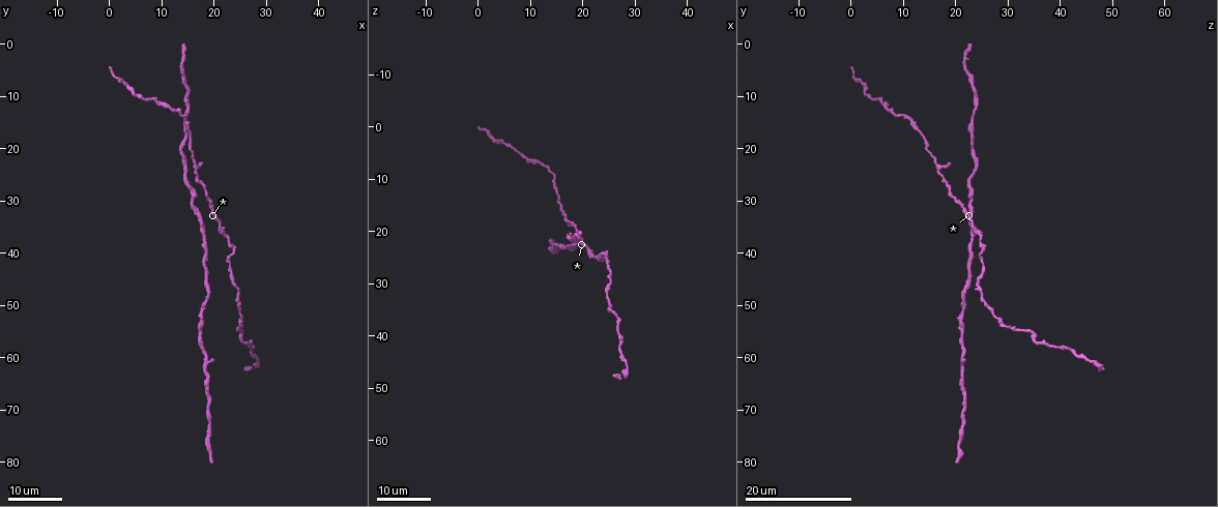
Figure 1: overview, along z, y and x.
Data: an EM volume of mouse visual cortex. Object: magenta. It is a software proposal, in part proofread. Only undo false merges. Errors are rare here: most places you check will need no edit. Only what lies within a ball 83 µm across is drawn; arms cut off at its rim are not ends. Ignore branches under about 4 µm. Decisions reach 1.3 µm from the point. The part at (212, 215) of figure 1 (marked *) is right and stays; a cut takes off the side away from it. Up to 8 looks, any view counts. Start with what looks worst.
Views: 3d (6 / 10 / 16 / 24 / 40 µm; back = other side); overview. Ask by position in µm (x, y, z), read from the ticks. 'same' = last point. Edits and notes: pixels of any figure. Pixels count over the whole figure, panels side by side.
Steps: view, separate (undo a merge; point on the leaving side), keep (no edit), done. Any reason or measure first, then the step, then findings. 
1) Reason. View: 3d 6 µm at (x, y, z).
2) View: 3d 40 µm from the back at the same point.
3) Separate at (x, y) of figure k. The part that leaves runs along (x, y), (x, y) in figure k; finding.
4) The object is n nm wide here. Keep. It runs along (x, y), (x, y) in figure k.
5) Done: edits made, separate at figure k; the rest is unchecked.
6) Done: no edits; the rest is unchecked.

Thick turns thin. View: 3d 16 µm at (23.5, 39.5, 25.5).

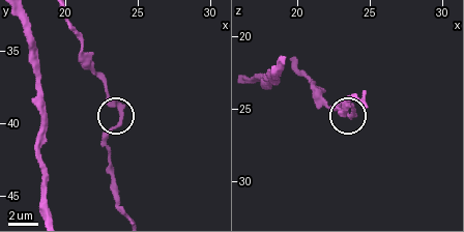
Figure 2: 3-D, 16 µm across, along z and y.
View: 3d 10 µm at (23.8, 39.4, 25.2).

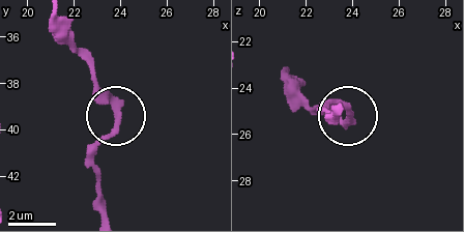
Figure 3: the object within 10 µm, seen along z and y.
Keep. All the same neuron.

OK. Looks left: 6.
Thick turns thin. View: 3d 16 µm at (25.5, 54.5, 33.5).

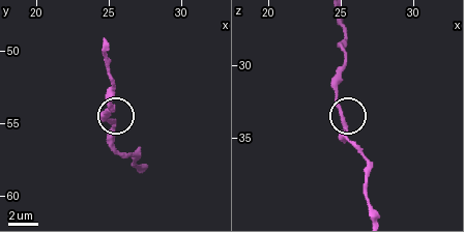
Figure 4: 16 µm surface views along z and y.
View: 3d 6 µm at (25.2, 54.8, 33.8).

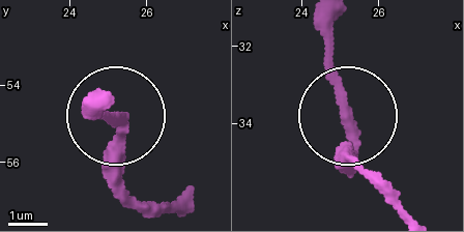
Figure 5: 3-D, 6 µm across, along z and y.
Keep. All the same neuron.

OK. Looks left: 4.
Thick turns thin. View: 3d 24 µm at (9.5, 11.5, 6.0).

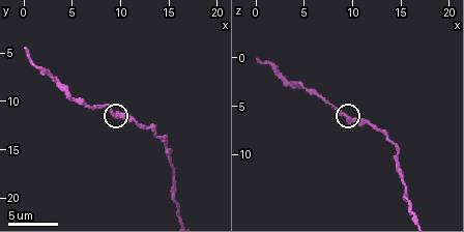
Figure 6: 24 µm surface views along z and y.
Closer look. View: 3d 6 µm at (9.2, 11.0, 6.0).

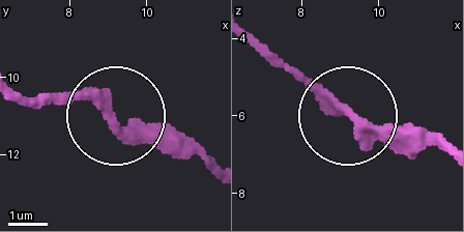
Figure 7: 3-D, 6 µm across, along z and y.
Keep. It runs along (442, 151), (363, 127), (278, 55) in figure 7; continuous, no second neuron.

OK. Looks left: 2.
View: 3d 16 µm at (16.5, 23.0, 16.0).

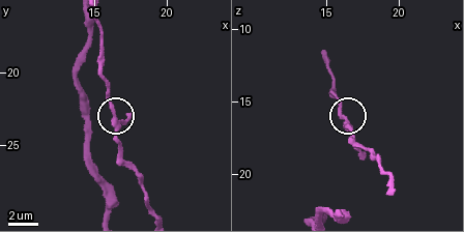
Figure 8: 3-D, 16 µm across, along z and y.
View: 3d 6 µm at (16.2, 22.6, 16.2).

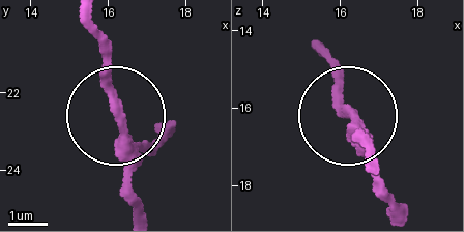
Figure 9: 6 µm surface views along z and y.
Keep. It runs along (376, 163), (340, 99), (340, 66) in figure 9; continuous, no second neuron.

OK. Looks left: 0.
Done: no edits; the rest is unchecked.

